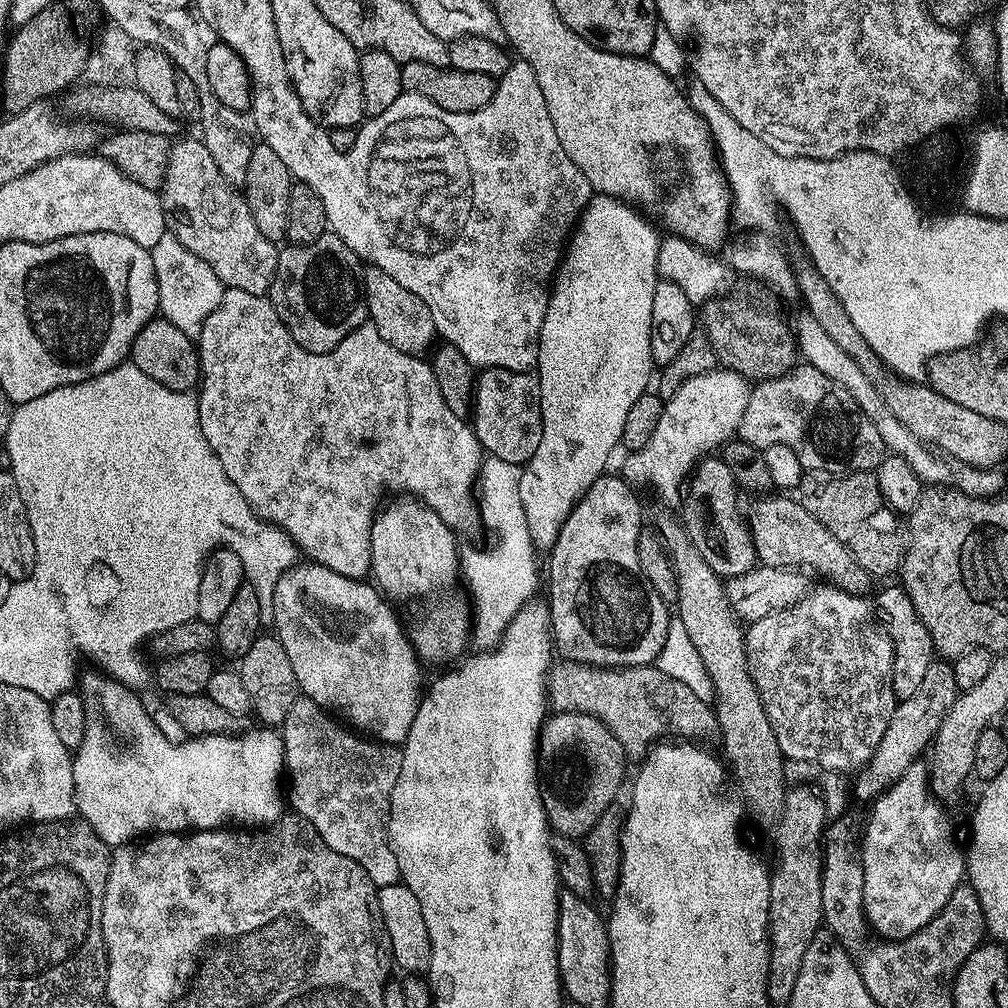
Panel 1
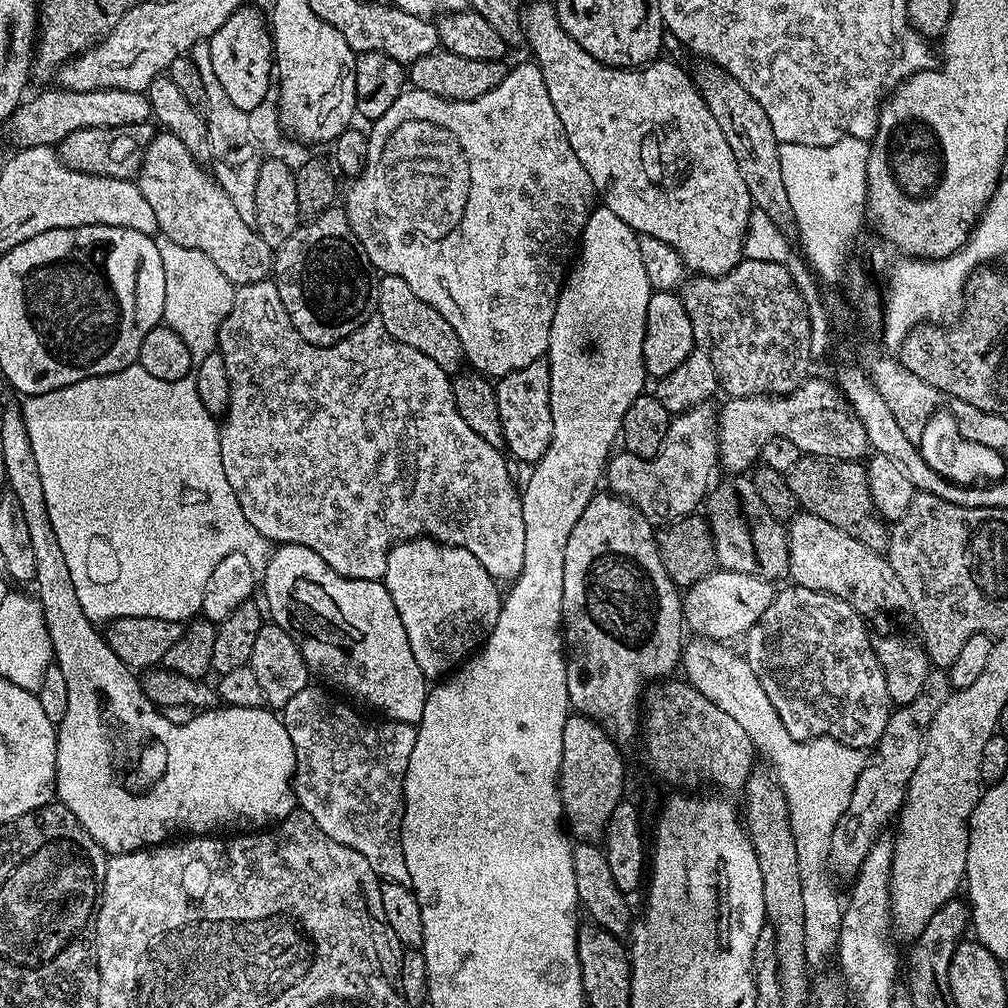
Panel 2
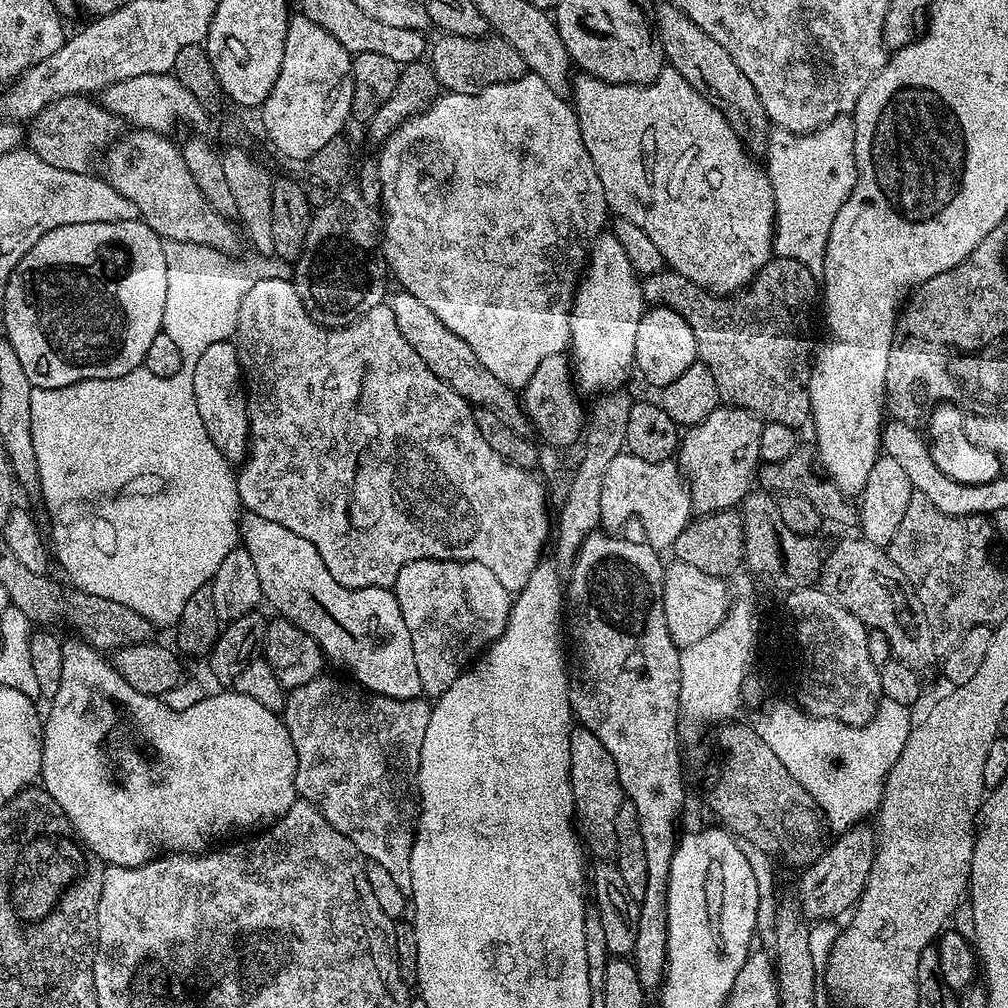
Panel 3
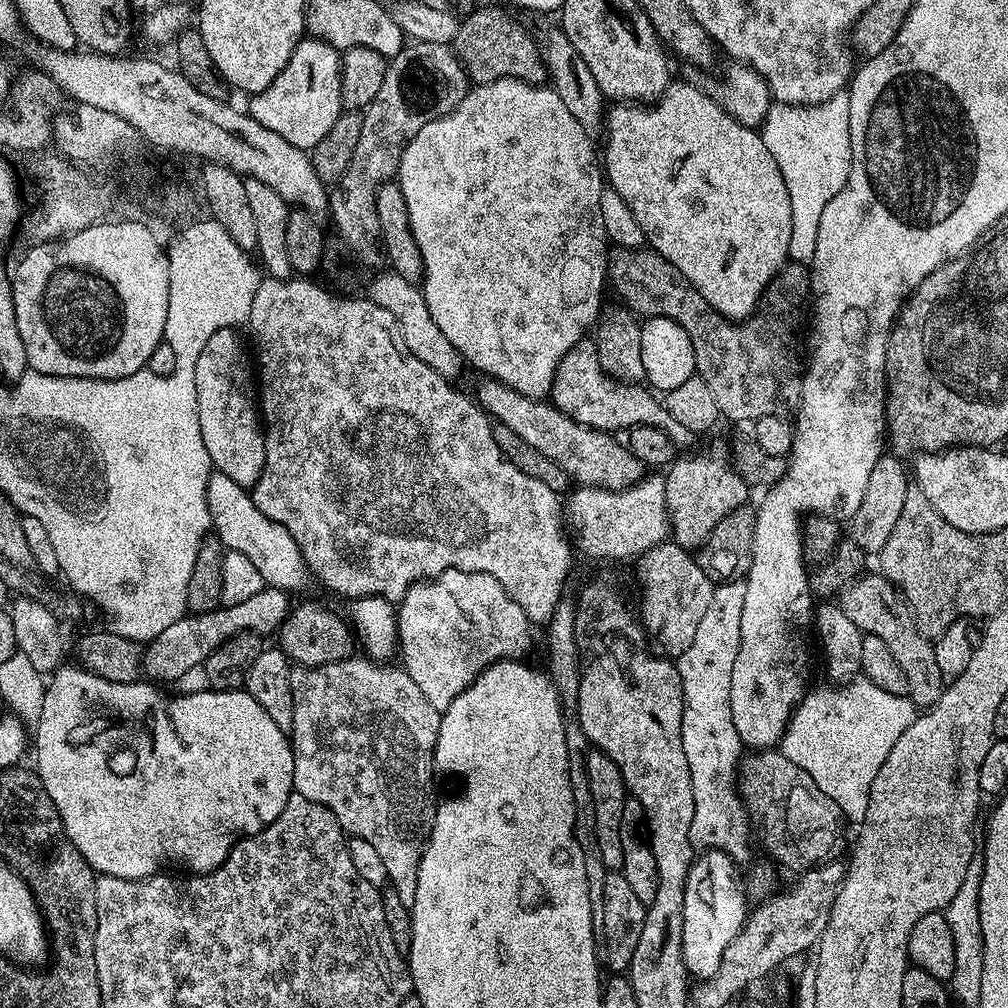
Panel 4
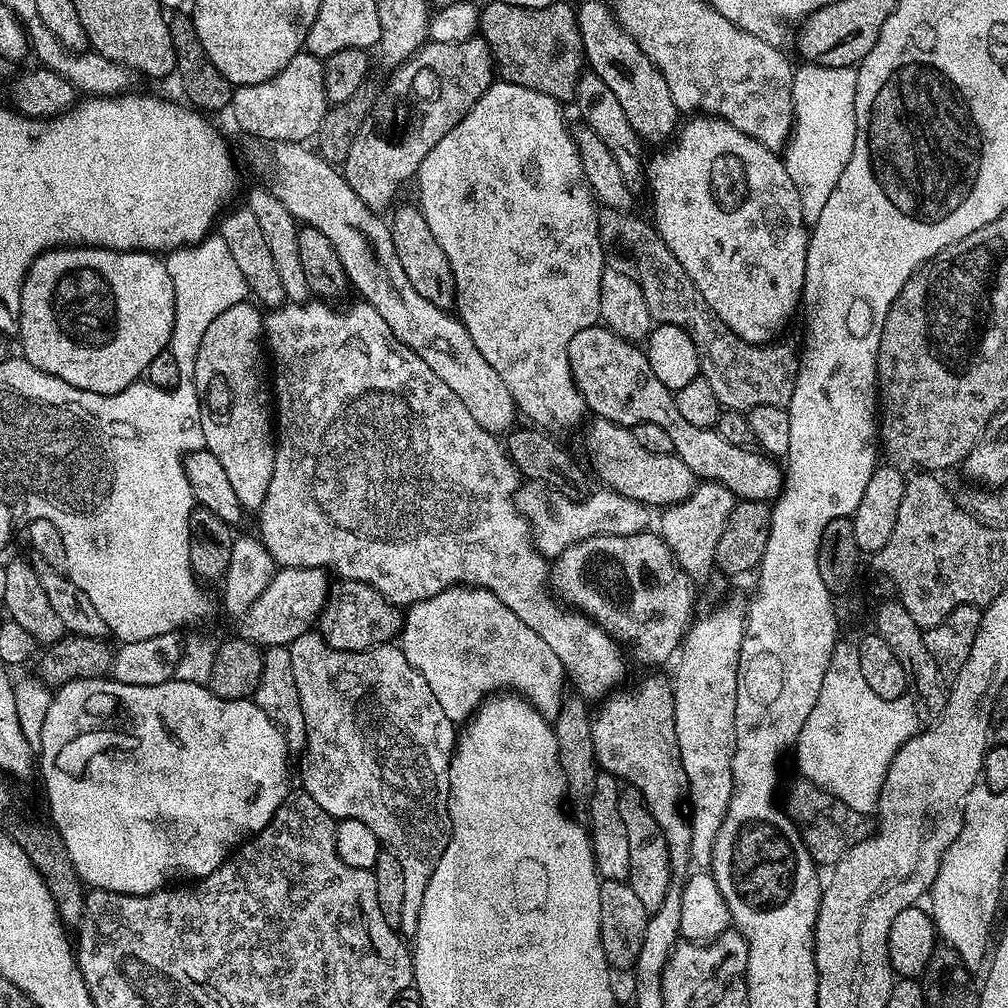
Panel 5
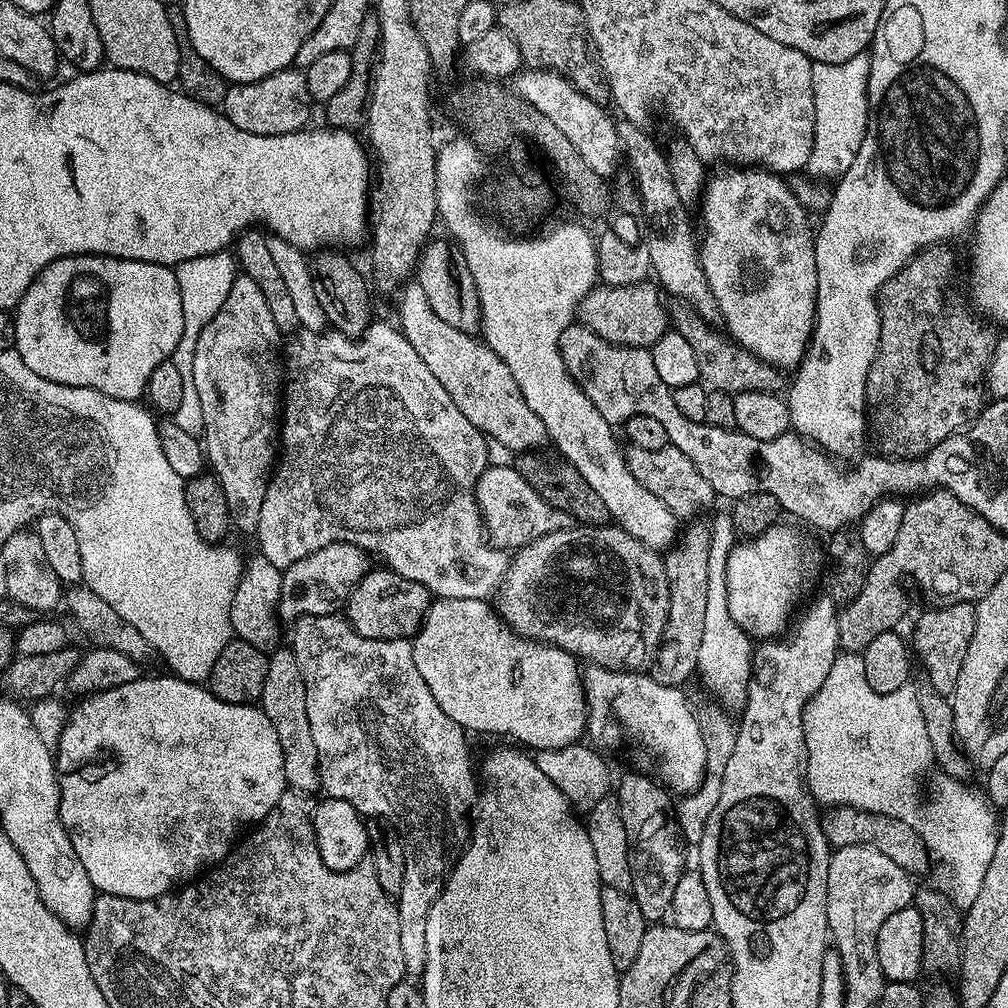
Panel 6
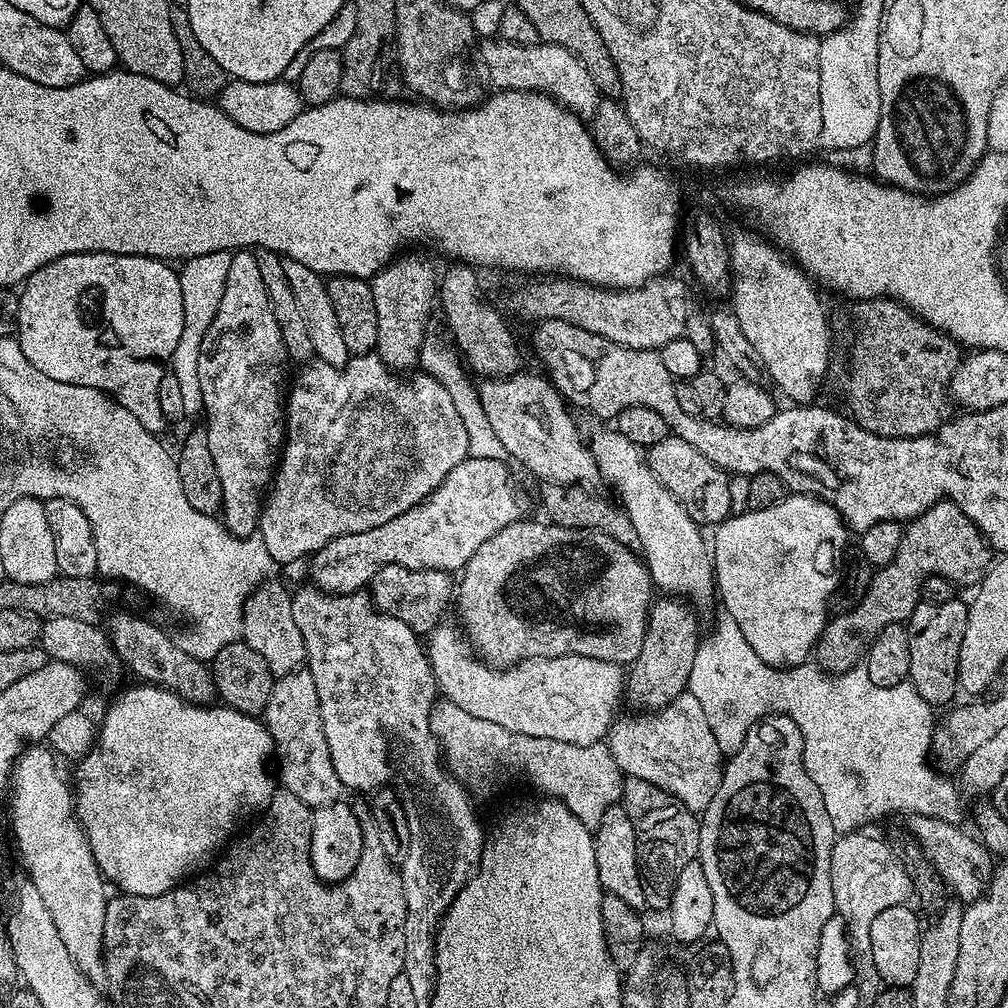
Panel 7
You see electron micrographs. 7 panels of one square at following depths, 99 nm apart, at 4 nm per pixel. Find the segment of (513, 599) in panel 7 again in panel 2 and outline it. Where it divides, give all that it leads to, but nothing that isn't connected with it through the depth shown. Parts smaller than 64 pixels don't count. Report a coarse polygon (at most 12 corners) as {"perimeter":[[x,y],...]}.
{"perimeter":[[713,570],[687,585],[684,622],[697,637],[747,637],[774,584]]}

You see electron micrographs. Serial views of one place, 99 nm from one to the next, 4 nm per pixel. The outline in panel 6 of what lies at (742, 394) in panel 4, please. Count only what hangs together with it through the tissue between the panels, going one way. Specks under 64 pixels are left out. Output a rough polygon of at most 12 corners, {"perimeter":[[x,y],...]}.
{"perimeter":[[673,303],[670,324],[717,392],[775,392],[781,369]]}

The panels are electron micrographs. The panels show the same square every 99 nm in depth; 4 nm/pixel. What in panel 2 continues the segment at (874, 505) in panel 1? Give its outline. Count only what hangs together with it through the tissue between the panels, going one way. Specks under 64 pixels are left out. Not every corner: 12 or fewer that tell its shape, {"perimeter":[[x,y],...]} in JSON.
{"perimeter":[[804,454],[786,473],[803,511],[870,550],[890,528],[863,463]]}

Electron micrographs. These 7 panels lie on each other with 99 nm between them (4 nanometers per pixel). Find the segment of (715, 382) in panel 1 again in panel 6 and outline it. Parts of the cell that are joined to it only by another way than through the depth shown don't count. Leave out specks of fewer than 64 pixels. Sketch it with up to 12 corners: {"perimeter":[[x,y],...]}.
{"perimeter":[[489,466],[476,501],[489,541],[522,548],[570,517],[515,467]]}

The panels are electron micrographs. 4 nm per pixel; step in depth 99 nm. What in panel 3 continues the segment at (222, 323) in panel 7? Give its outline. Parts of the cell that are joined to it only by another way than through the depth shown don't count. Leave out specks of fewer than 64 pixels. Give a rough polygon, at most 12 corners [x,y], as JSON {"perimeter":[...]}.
{"perimeter":[[232,340],[194,366],[198,418],[228,461],[248,454],[248,397]]}

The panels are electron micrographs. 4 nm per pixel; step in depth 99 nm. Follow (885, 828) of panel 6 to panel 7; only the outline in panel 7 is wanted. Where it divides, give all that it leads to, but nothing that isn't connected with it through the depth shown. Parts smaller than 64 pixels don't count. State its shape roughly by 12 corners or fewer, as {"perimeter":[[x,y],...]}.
{"perimeter":[[940,816],[911,817],[911,839],[965,905],[984,896],[994,857]]}

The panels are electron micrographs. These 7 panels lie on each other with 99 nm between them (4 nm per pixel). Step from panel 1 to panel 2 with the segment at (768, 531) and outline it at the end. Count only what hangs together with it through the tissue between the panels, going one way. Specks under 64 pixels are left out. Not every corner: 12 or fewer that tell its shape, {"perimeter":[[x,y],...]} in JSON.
{"perimeter":[[801,511],[790,580],[865,618],[909,607],[887,555]]}

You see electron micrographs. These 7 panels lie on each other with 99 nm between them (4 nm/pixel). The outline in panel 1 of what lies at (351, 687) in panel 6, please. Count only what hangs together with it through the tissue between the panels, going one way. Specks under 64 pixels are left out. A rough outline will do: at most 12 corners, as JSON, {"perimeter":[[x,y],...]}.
{"perimeter":[[307,698],[282,725],[290,804],[377,889],[397,745]]}

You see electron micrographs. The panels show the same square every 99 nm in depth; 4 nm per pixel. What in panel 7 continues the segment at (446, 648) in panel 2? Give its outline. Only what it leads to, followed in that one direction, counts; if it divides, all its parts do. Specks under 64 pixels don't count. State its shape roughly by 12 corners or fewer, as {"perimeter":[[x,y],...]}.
{"perimeter":[[455,623],[426,640],[439,695],[574,746],[607,737],[626,672],[585,656],[493,668]]}

